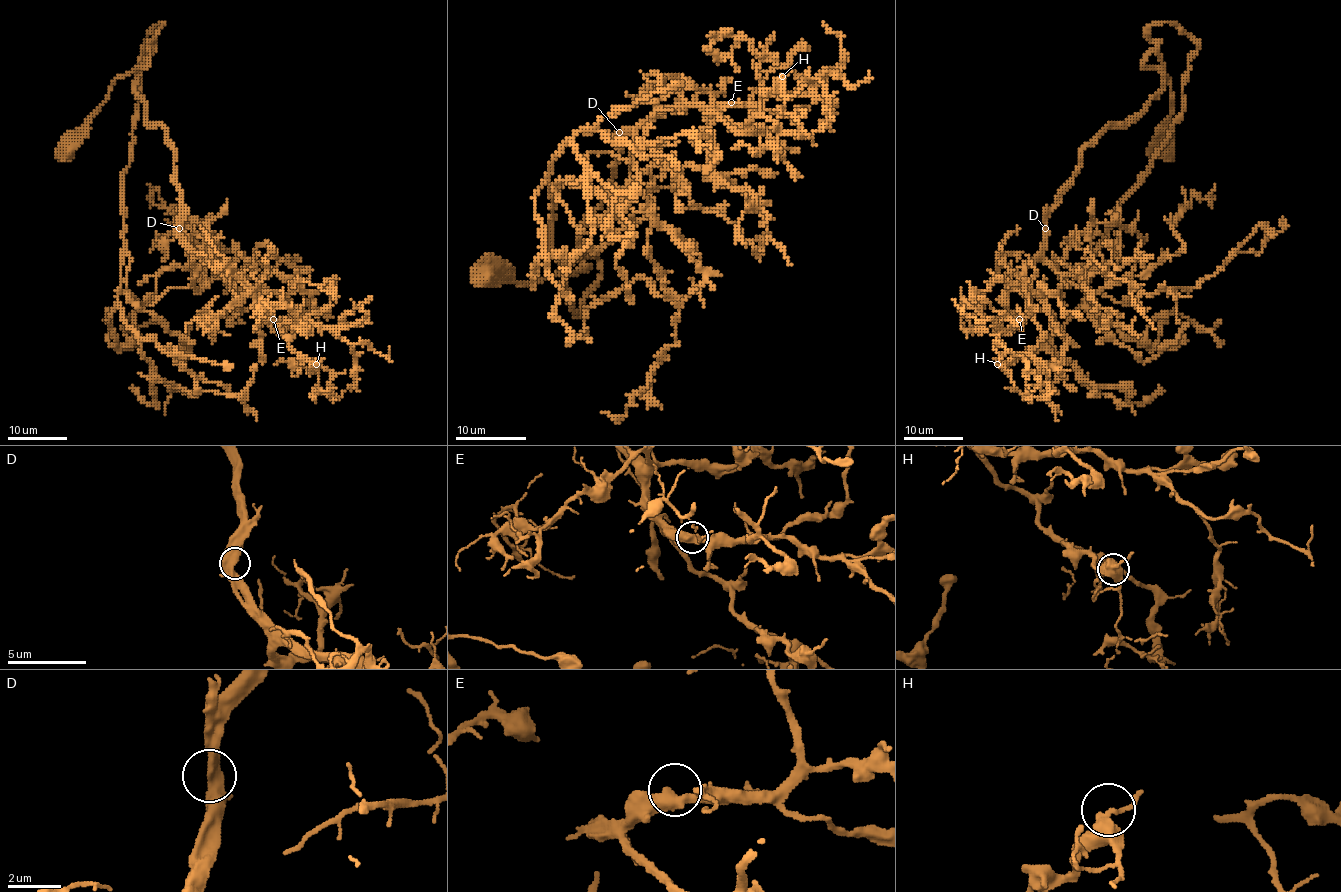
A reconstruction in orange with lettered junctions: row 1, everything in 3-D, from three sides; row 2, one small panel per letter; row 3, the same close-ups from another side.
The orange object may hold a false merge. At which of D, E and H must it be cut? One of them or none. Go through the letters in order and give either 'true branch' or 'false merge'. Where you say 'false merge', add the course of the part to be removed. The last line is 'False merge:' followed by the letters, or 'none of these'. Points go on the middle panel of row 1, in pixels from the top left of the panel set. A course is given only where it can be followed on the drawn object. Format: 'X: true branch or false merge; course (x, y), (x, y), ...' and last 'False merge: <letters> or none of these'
D: true branch
E: true branch
H: true branch
False merge: none of these

